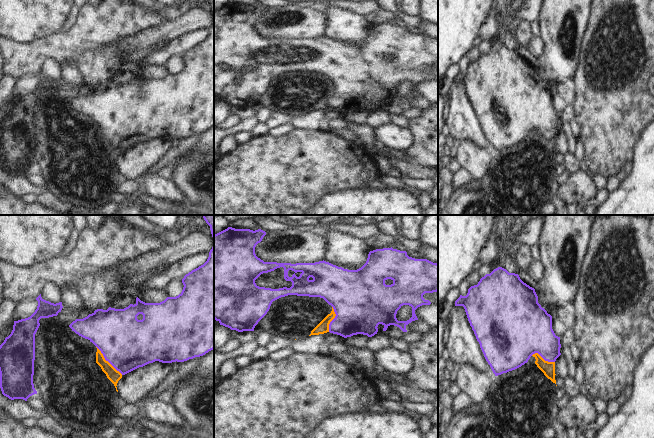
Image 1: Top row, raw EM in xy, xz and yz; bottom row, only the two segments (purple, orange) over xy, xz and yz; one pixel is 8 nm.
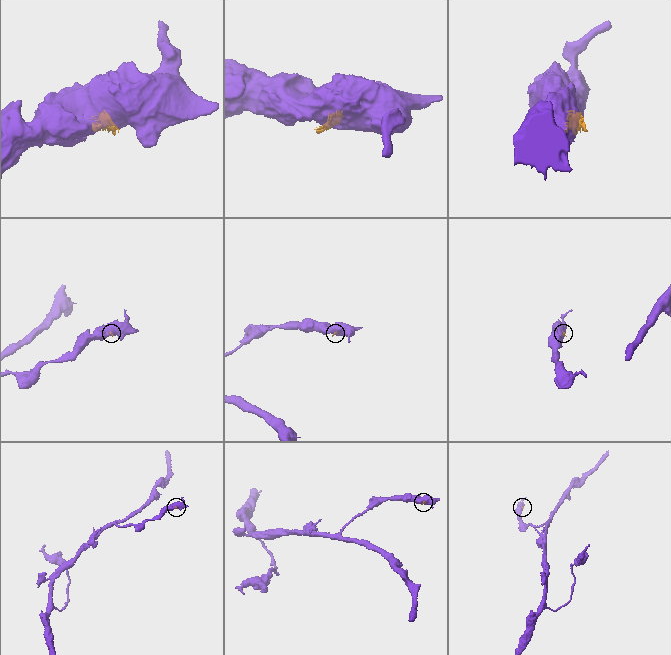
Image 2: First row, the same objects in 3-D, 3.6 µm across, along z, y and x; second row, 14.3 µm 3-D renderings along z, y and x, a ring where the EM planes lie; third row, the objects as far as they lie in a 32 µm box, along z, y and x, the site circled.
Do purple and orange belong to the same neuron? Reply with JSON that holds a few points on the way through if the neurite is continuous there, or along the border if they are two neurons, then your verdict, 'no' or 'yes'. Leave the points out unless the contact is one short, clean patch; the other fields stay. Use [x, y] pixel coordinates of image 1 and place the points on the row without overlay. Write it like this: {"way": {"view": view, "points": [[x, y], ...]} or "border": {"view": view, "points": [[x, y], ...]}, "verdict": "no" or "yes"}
{"way": {"view": "xy", "points": [[127, 119], [107, 136], [113, 142], [113, 151]]}, "verdict": "yes"}

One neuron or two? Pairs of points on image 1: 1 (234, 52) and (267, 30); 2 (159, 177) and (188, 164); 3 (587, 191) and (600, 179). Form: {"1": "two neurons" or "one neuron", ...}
{"1": "two neurons", "2": "two neurons", "3": "two neurons"}

